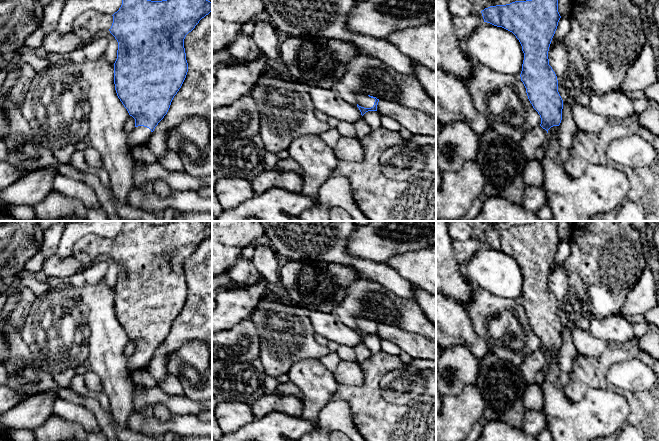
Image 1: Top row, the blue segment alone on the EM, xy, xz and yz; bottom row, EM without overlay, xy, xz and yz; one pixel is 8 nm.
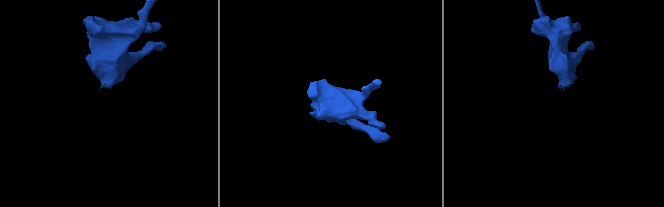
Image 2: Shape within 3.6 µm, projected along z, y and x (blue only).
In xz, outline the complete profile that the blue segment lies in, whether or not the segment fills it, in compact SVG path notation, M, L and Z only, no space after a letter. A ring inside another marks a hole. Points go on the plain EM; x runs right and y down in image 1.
M366 318L357 319L357 331L359 332L362 340L368 335L377 335L378 326L379 323L376 321Z

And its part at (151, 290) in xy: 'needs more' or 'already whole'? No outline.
needs more

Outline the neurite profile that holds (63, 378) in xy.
M75 368L62 369L57 372L52 372L53 380L57 386L69 388L72 379L77 375Z

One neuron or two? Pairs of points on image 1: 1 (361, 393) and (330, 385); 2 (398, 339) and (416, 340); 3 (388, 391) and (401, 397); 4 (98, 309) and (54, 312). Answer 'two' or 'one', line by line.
1: two
2: one
3: one
4: two

